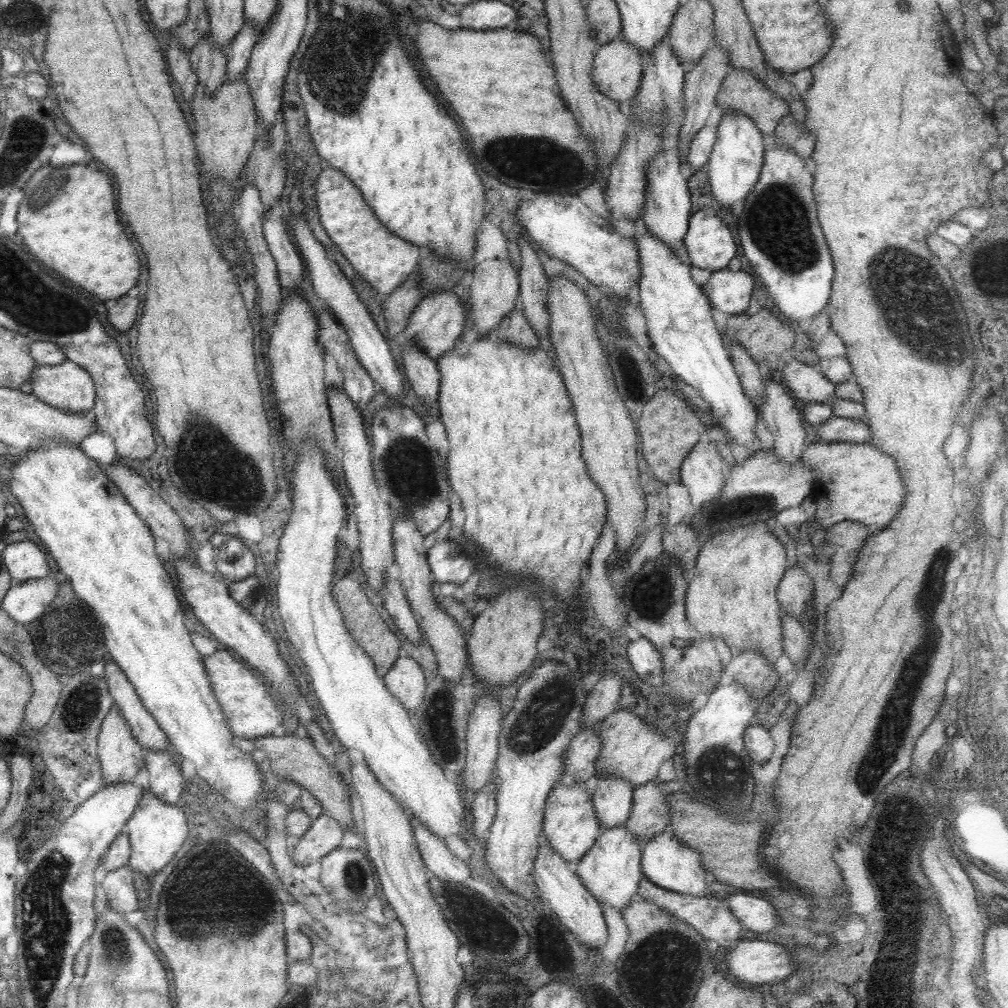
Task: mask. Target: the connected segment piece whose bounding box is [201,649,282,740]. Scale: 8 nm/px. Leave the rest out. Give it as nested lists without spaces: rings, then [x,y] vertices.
[[[223,649],[202,659],[207,680],[221,708],[227,727],[233,737],[257,739],[271,735],[271,730],[282,723],[282,712],[276,698],[271,696],[267,684],[244,662]]]

